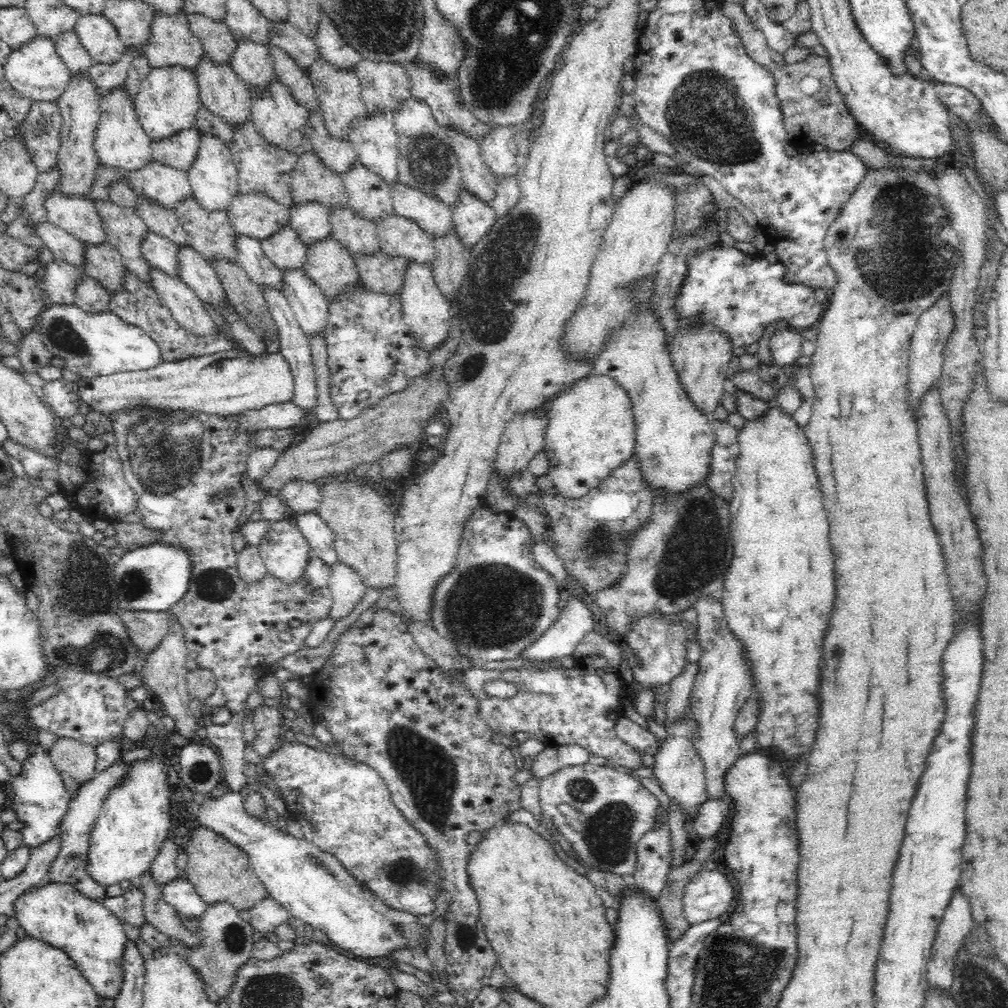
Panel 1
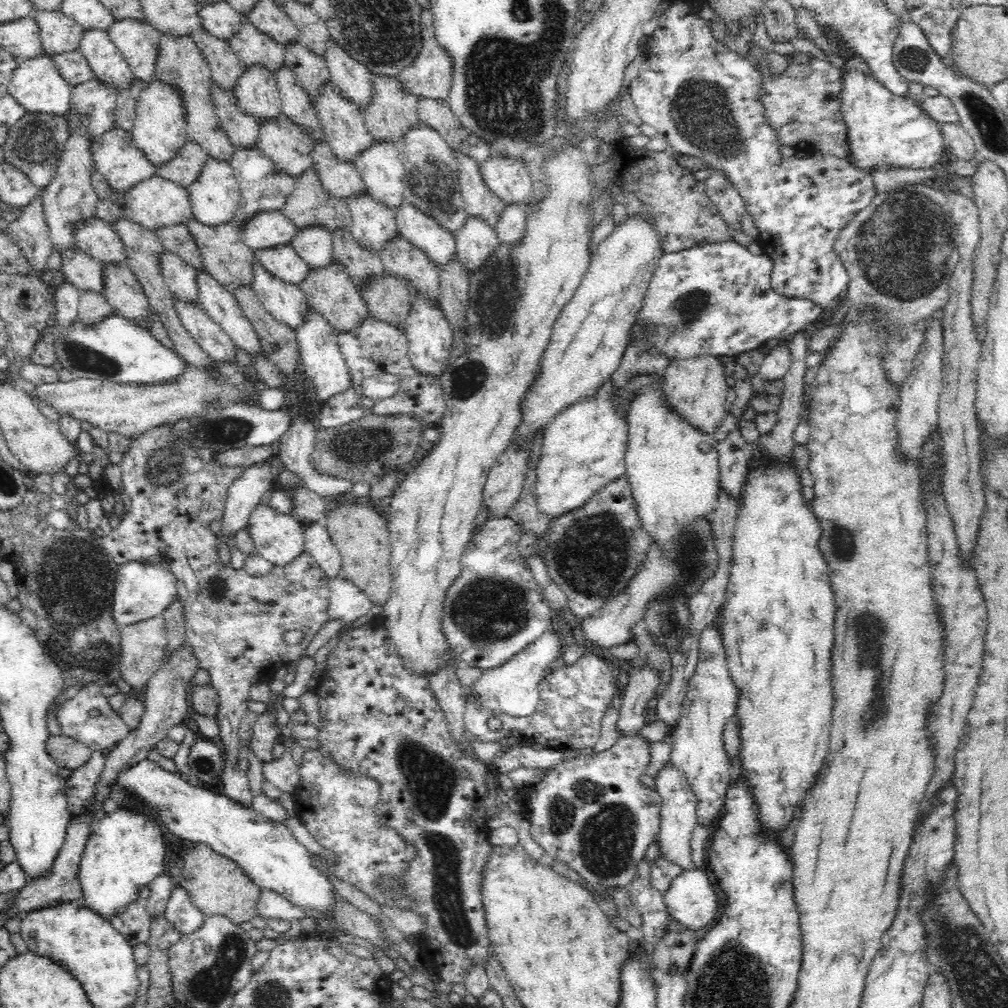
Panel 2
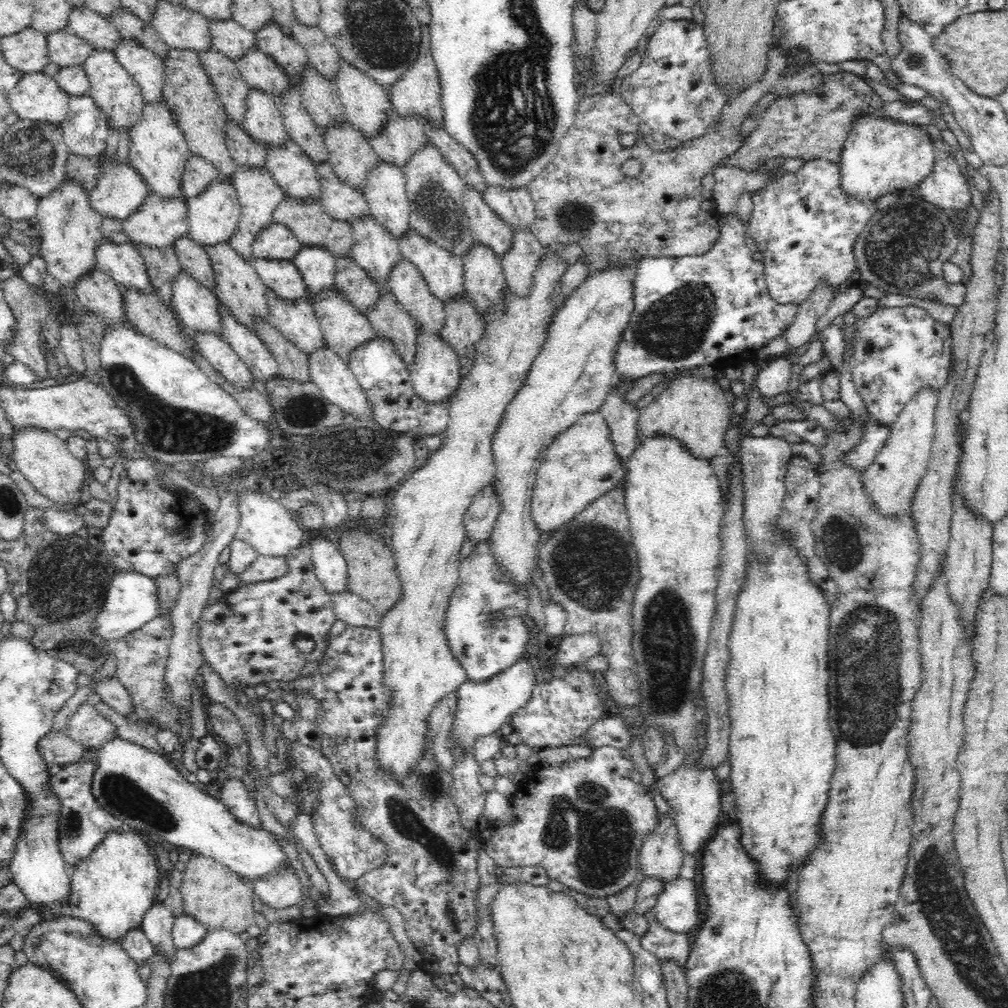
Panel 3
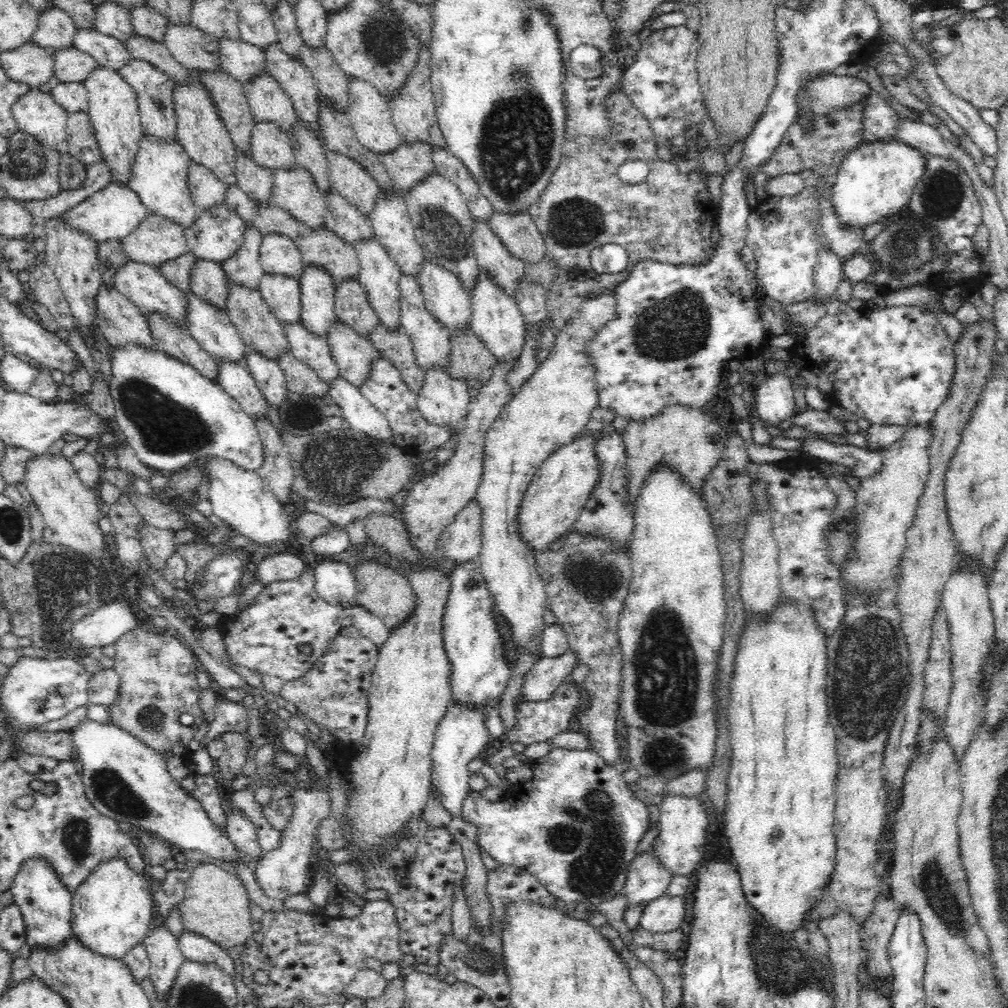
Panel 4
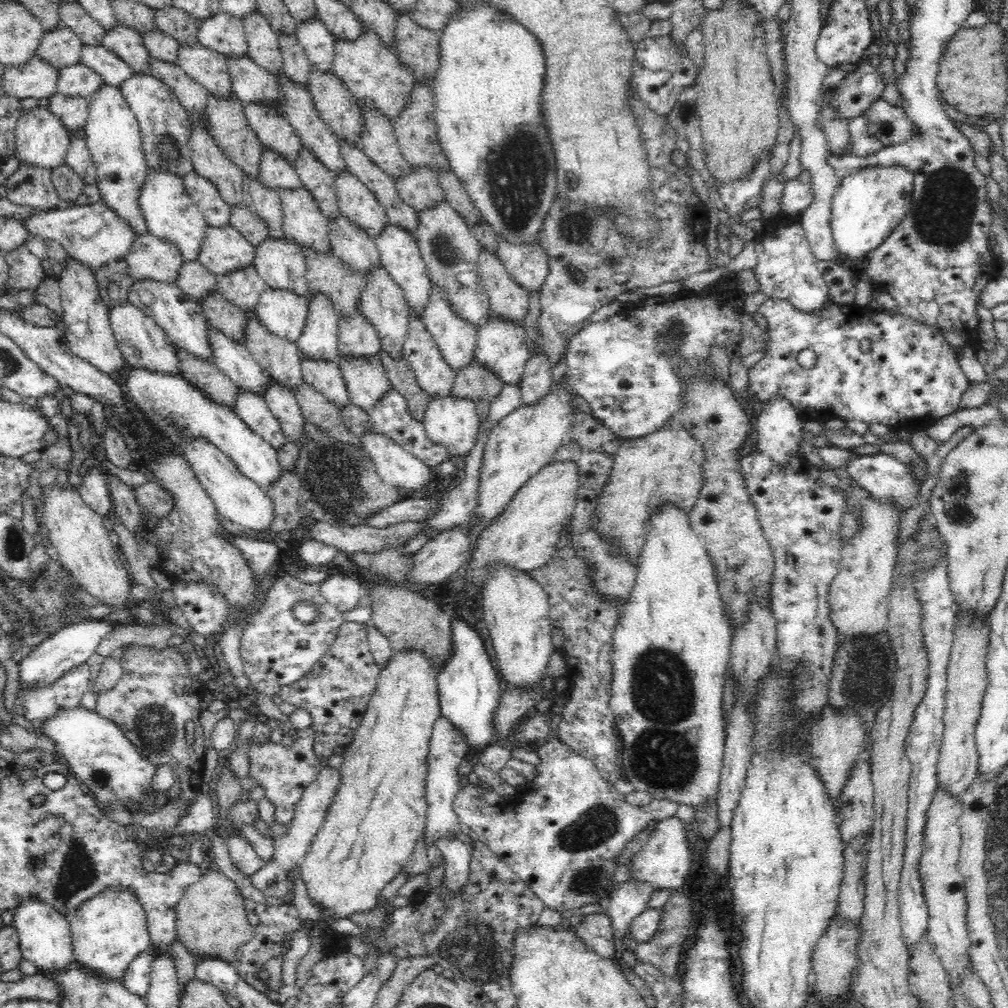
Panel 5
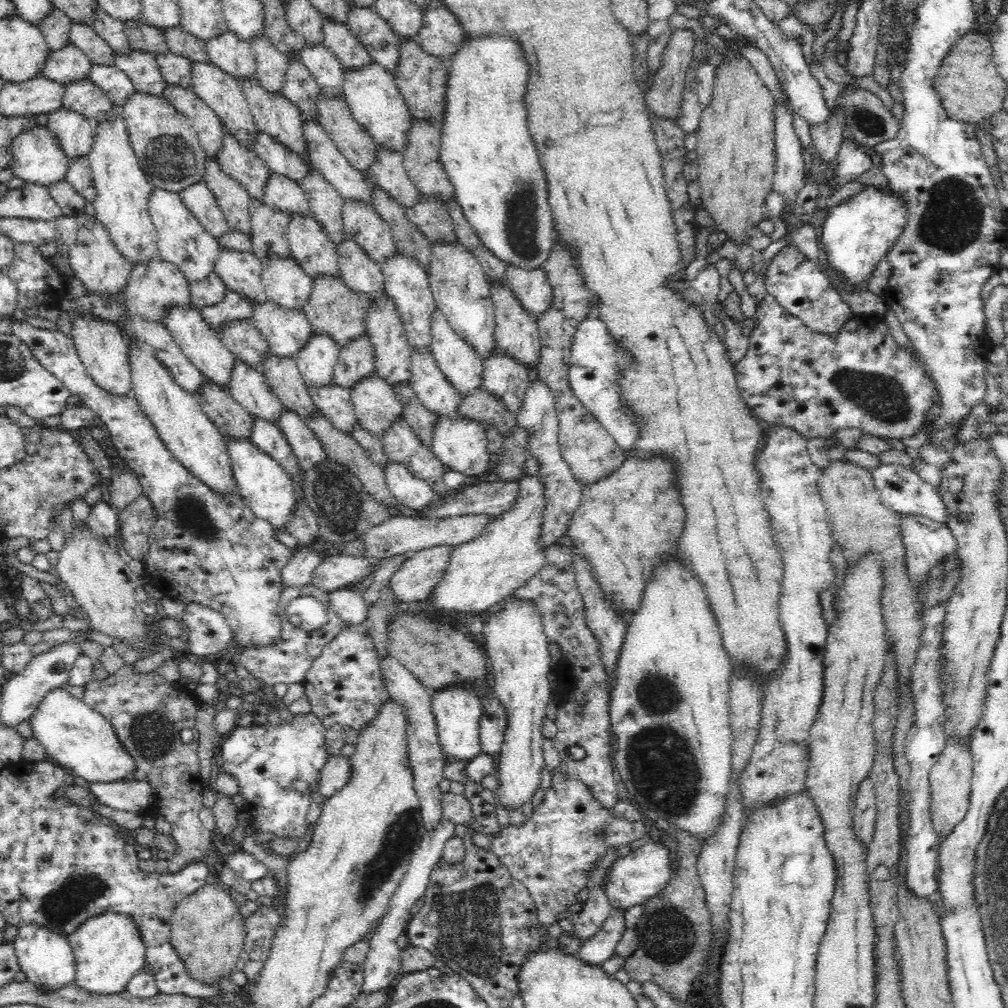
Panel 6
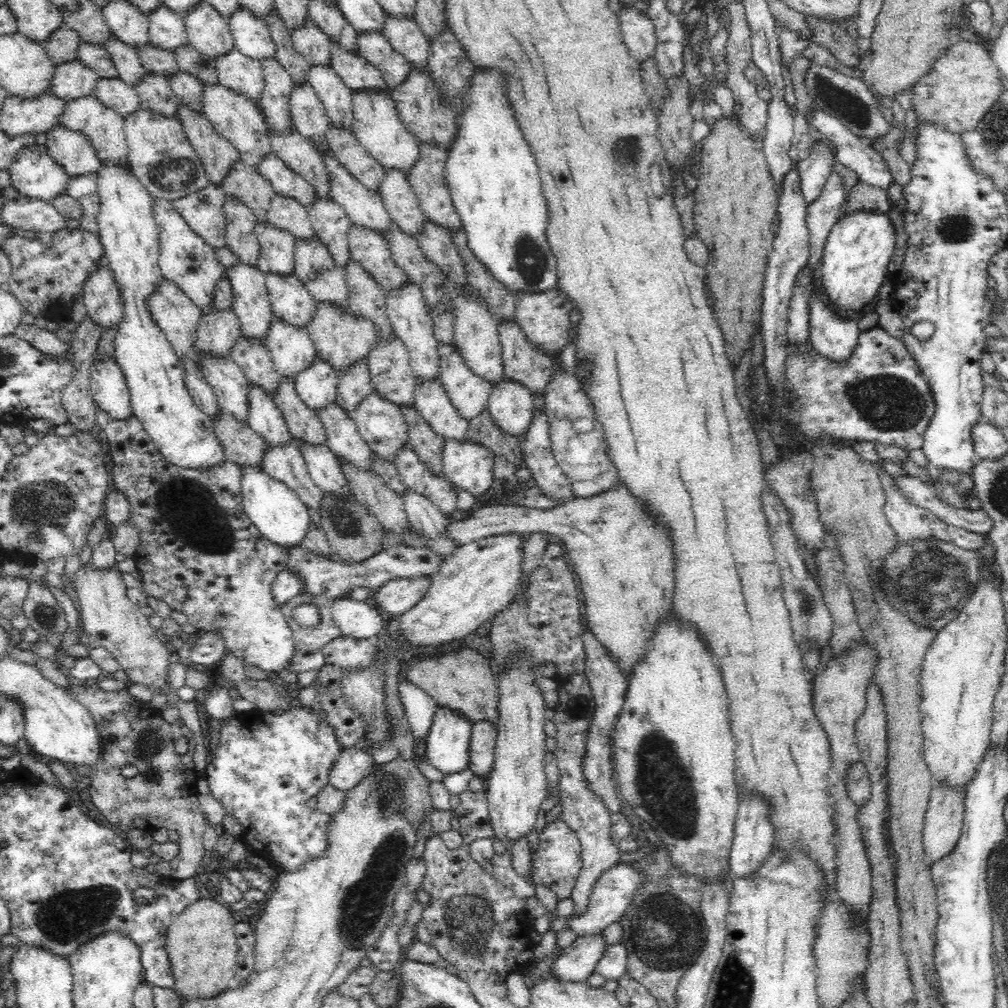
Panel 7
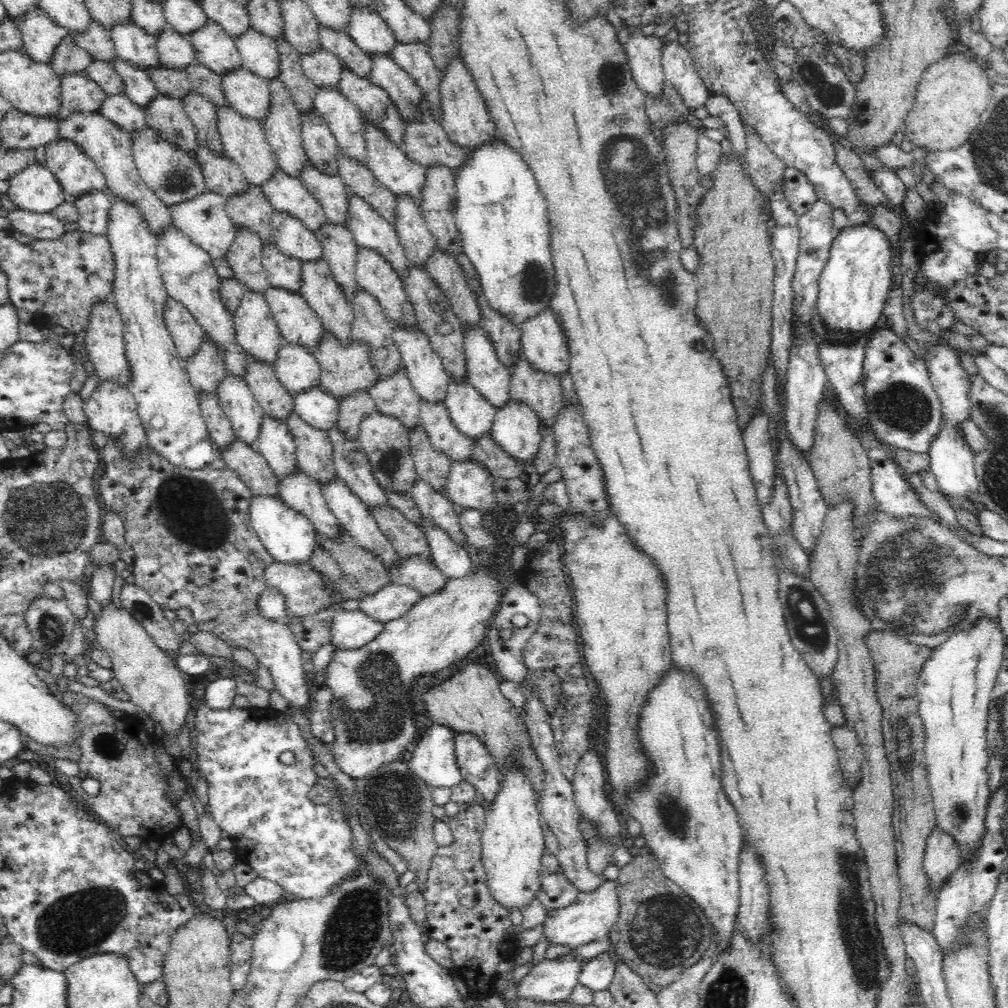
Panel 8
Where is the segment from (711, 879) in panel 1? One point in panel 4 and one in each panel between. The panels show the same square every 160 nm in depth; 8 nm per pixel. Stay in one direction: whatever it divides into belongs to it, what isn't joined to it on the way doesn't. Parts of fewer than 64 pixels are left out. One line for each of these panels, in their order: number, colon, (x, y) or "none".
2: (692, 899)
3: (676, 908)
4: (666, 913)

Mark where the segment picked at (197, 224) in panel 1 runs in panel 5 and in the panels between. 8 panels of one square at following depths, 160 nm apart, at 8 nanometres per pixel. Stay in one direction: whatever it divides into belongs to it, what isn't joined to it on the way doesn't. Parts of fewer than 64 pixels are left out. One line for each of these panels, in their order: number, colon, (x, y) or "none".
2: (225, 256)
3: (237, 285)
4: (247, 310)
5: (280, 358)

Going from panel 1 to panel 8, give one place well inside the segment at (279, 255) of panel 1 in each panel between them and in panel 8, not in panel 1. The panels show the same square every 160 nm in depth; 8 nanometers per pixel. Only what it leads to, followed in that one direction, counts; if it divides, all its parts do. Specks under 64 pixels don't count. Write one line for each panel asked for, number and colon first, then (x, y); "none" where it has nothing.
2: (283, 261)
3: (283, 277)
4: (282, 293)
5: (281, 311)
6: (286, 330)
7: (292, 350)
8: (296, 367)

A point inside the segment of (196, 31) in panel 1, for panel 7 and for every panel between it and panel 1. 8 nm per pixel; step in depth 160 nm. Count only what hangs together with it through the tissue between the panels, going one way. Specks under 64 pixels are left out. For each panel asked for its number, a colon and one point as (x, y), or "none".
2: (226, 68)
3: (231, 88)
4: (228, 95)
5: (228, 125)
6: (239, 162)
7: (243, 183)

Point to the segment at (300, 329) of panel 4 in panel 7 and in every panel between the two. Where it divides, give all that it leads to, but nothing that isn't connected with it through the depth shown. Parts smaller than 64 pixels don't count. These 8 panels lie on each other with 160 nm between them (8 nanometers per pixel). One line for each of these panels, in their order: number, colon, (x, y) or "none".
5: (325, 376)
6: (334, 401)
7: (343, 438)

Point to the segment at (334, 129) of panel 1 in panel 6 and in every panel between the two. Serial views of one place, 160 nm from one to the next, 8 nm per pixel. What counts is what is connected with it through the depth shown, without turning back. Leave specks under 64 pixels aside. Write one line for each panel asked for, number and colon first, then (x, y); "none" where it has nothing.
2: (343, 124)
3: (352, 157)
4: (348, 178)
5: (356, 201)
6: (362, 224)

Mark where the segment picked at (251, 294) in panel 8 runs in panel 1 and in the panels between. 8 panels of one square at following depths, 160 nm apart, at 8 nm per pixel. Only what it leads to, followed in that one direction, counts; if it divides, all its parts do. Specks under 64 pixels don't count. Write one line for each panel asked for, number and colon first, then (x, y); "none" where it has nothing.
1: (213, 177)
2: (214, 196)
3: (213, 215)
4: (217, 233)
5: (224, 249)
6: (241, 271)
7: (251, 304)

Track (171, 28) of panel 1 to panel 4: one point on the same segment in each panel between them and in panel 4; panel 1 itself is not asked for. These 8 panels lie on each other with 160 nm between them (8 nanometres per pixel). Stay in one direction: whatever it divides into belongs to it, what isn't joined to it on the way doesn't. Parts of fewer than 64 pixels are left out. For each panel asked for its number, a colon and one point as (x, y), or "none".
2: (180, 63)
3: (196, 108)
4: (200, 130)

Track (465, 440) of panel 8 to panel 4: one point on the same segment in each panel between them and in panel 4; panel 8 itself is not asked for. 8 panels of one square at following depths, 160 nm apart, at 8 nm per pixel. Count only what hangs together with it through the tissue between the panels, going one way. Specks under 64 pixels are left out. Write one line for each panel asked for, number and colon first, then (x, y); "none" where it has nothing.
4: (431, 341)
5: (435, 376)
6: (436, 393)
7: (431, 399)

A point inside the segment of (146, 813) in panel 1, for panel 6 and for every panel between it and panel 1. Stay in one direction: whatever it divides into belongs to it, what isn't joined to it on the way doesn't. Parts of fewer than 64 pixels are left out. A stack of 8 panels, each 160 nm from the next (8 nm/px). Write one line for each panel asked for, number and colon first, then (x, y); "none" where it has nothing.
2: (125, 851)
3: (112, 888)
4: (112, 911)
5: (109, 930)
6: (108, 949)

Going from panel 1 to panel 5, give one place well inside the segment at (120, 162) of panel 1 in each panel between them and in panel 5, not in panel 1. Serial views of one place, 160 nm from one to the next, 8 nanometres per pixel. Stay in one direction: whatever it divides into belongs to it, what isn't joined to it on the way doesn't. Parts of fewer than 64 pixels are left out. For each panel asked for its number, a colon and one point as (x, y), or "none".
2: (116, 157)
3: (120, 190)
4: (111, 214)
5: (93, 234)

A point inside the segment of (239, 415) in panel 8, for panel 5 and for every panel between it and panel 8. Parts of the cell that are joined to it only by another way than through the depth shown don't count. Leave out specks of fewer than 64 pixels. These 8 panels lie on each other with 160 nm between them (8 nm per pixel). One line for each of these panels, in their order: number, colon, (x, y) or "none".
5: (182, 317)
6: (190, 332)
7: (228, 380)

